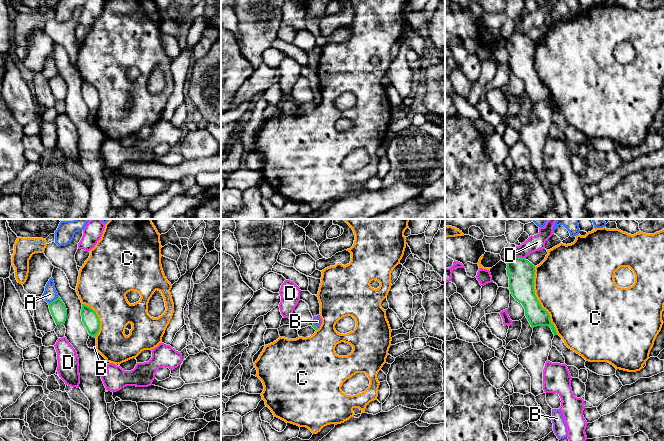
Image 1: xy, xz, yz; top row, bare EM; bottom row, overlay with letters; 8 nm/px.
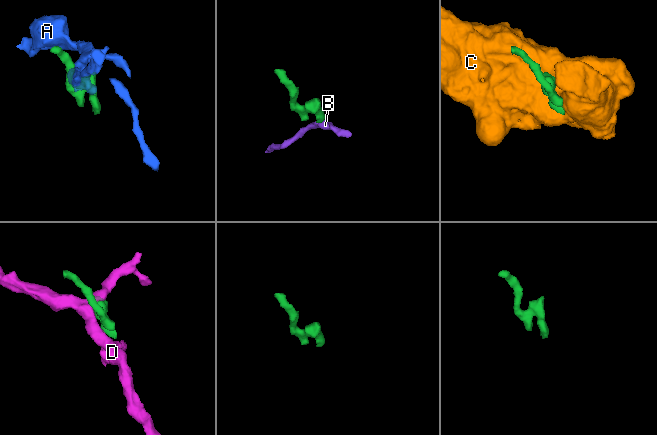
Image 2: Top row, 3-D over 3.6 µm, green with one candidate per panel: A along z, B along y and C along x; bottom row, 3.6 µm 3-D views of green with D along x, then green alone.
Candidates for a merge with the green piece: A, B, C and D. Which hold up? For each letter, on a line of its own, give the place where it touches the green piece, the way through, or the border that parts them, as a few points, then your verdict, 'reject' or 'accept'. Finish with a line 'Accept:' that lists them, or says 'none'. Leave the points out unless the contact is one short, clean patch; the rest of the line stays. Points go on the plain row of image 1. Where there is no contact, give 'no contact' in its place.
A: contact xy (54, 76); reject
B: contact xz (316, 102); way xz (315, 103), (316, 102), (317, 97); accept
C: contact yz (537, 76); reject
D: contact yz (519, 33); border yz (514, 32), (524, 34); reject
Accept: B

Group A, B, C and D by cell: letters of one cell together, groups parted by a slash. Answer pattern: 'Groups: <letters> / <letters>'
Groups: A / B / C / D

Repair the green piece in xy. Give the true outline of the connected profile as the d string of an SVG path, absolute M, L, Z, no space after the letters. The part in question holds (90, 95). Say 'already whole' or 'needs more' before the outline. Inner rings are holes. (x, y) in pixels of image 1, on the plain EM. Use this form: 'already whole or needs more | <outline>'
already whole | M82 80L82 98L90 112L96 113L100 106L100 97L96 88L89 82Z

